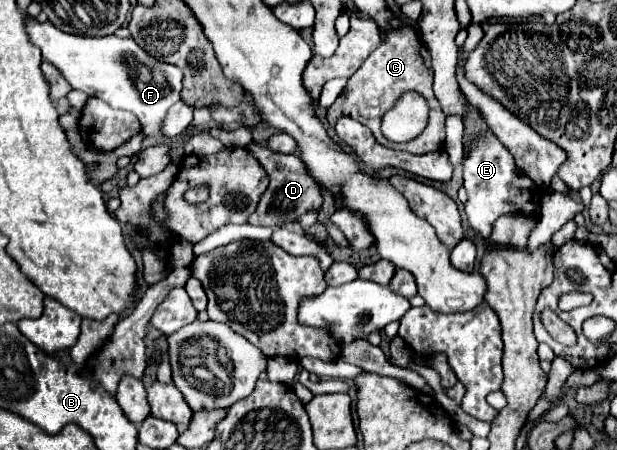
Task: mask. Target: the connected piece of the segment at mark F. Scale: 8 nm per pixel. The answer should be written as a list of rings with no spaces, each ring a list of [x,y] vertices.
[[[27,17],[25,21],[31,43],[41,49],[45,61],[63,73],[73,89],[83,91],[89,97],[103,99],[113,109],[131,111],[137,115],[147,137],[159,135],[157,127],[161,125],[163,115],[181,99],[183,71],[177,65],[153,59],[131,37],[119,39],[115,35],[107,35],[103,39],[83,39],[59,31],[49,21],[37,23],[33,17]]]

